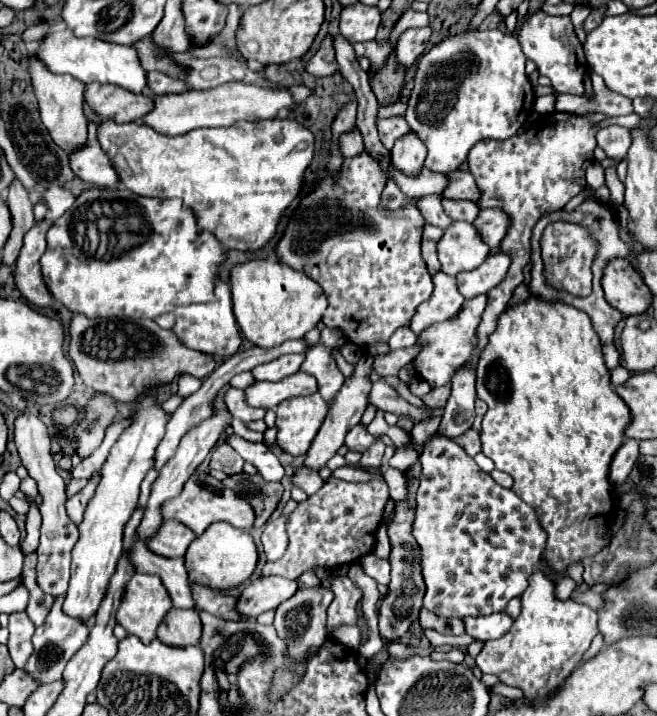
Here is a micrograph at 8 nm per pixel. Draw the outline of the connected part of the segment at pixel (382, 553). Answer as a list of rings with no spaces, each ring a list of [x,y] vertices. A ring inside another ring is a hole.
[[[392,511],[388,517],[386,517],[386,521],[383,521],[382,525],[376,532],[376,542],[373,548],[373,553],[383,559],[387,559],[391,551],[388,537],[388,523],[392,521],[392,517],[394,517],[394,511]]]

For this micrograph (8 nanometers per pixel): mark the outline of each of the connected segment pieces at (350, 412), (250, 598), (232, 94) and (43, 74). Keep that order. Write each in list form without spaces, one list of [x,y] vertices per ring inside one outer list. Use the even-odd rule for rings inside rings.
[[[364,355],[364,357],[356,363],[356,373],[354,373],[354,377],[346,379],[346,383],[342,385],[340,393],[338,393],[336,399],[330,403],[330,411],[328,411],[328,415],[326,415],[326,419],[324,419],[324,423],[322,423],[318,435],[316,435],[316,439],[312,441],[312,447],[308,449],[308,457],[306,457],[306,461],[304,461],[306,467],[310,467],[310,469],[320,469],[320,467],[324,467],[324,465],[328,463],[328,459],[334,457],[336,451],[344,445],[344,433],[348,433],[348,429],[352,429],[352,427],[360,421],[360,417],[362,417],[362,413],[364,413],[364,409],[366,409],[366,405],[368,405],[368,399],[364,397],[364,393],[368,391],[368,385],[372,385],[372,381],[368,379],[368,373],[370,373],[370,371],[372,371],[372,357],[370,357],[370,355]]]
[[[260,577],[252,581],[238,599],[238,609],[244,617],[258,617],[268,609],[276,609],[280,601],[286,601],[296,593],[296,581],[284,577]]]
[[[232,81],[210,91],[188,89],[178,95],[158,95],[154,97],[154,109],[142,119],[142,123],[164,135],[182,135],[200,127],[230,127],[240,121],[276,119],[280,109],[294,111],[294,105],[296,101],[288,89],[264,89],[252,83]]]
[[[32,57],[30,65],[30,75],[34,81],[34,93],[38,97],[38,107],[40,107],[40,119],[50,131],[52,139],[56,145],[60,145],[66,153],[72,153],[74,149],[82,149],[88,143],[88,121],[84,115],[84,89],[86,85],[82,81],[76,81],[74,77],[68,75],[54,75]]]

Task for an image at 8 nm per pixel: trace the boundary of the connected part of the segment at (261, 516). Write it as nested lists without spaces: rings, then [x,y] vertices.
[[[236,473],[230,475],[222,481],[228,489],[244,497],[256,511],[256,529],[264,527],[270,515],[276,511],[280,499],[282,499],[282,483],[268,483],[264,481],[258,473],[256,475],[246,475],[246,473]]]

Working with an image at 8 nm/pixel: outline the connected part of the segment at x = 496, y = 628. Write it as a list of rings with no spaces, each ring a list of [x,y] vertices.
[[[492,613],[488,617],[464,617],[462,621],[466,634],[484,642],[502,637],[512,627],[512,619],[504,617],[504,613]]]

